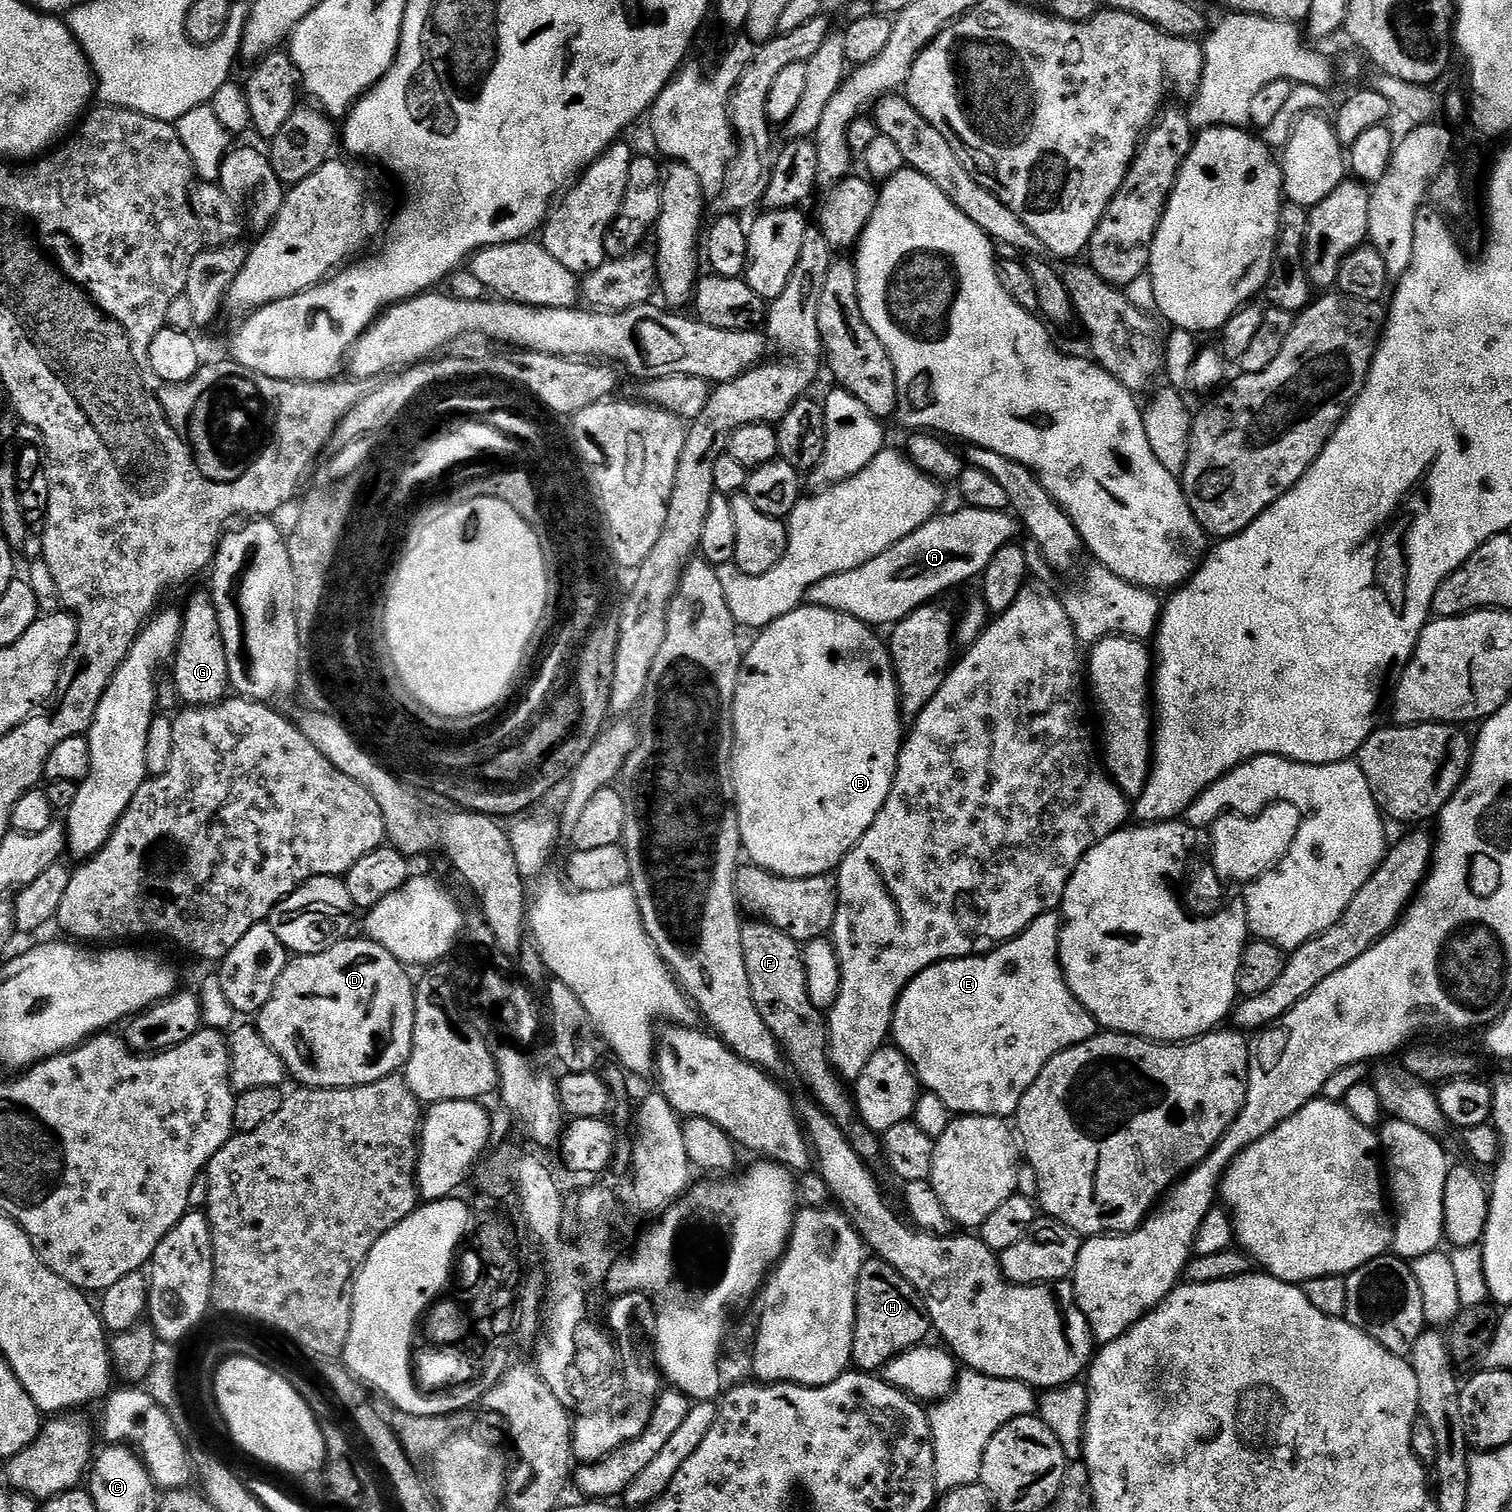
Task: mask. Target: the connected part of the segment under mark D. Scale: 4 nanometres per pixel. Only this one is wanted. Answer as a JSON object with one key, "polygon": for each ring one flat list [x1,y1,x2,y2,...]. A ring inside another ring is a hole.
{"polygon":[[345,938,327,948,324,952,319,952,313,956,296,956,289,959,286,970,282,978,274,986,274,994,270,994,270,1002,266,1002,258,1013,258,1027,262,1038,282,1058,285,1073,292,1076,297,1081,297,1085,306,1088,357,1088,378,1082,382,1078,399,1073,404,1065,408,1063,412,1053,412,1043,414,1042,414,1018,416,1017,416,989,414,980,408,977,409,969,400,963,390,950,378,946,374,941,367,938,361,940,352,940]]}

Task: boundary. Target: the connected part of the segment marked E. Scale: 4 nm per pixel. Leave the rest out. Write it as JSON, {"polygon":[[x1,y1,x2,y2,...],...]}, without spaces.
{"polygon":[[1059,911,1042,914,1021,936,1015,936,999,948,964,956,961,960,944,960,922,970,922,974,915,976,900,996,892,1019,891,1039,912,1063,921,1085,938,1094,952,1113,1015,1117,1022,1094,1034,1086,1046,1062,1050,1062,1054,1054,1097,1035,1096,1019,1082,1002,1078,1002,1060,965,1061,923]]}

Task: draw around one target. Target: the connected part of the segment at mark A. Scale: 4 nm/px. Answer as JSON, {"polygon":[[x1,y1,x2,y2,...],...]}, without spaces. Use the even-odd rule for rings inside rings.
{"polygon":[[960,508,950,514,942,512,933,516,914,534,907,535,862,567,816,582,805,596,807,603,850,614,872,628,886,628,935,601,942,592,979,579,998,550,1019,534,1020,524,1007,511]]}

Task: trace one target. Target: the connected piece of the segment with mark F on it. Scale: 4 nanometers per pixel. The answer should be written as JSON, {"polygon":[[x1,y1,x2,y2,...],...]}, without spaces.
{"polygon":[[752,918,742,930,742,958,746,958,746,978,750,978,750,994,762,1022,770,1026,774,1038,780,1044,784,1059,796,1071,796,1076,812,1091,815,1103,839,1128,848,1135,862,1159,872,1162,882,1152,882,1140,863,1122,855,1122,858,1116,853,1093,843,1076,832,1065,832,1055,828,1052,828,1021,825,1013,816,1007,808,989,808,965,806,952,801,941,790,938,778,926,766,920]]}

